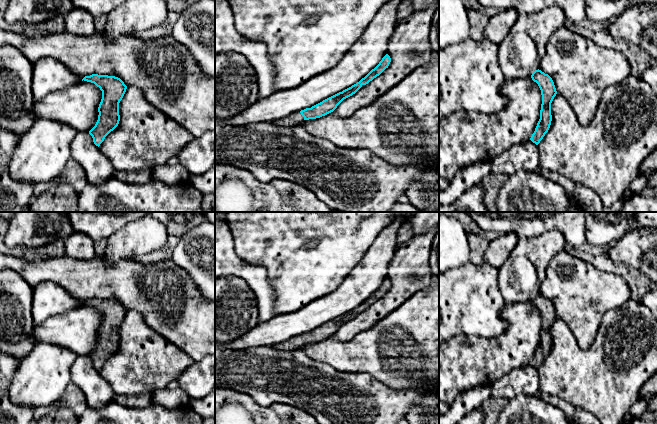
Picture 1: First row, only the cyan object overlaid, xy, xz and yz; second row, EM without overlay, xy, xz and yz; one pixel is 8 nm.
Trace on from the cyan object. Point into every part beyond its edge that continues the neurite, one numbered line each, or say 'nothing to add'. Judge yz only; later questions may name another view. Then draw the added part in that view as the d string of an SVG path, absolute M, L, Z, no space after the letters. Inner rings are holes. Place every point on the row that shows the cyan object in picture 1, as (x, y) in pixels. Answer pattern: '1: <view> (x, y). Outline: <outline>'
nothing to add

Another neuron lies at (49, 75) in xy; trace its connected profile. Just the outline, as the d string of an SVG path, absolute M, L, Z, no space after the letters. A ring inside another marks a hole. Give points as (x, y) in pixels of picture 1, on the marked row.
M42 58L33 64L32 92L35 101L77 84L84 77L72 73L64 64L52 58Z

